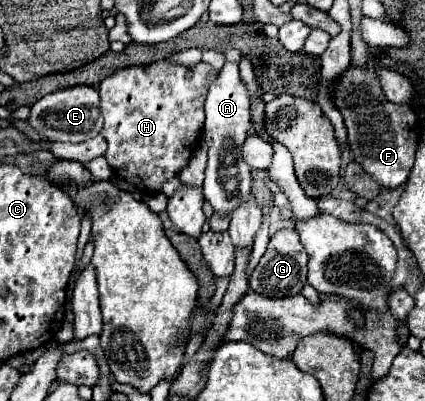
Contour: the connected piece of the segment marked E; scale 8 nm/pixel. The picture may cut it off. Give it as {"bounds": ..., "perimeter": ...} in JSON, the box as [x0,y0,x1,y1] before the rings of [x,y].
{"bounds":[27,85,103,143],"perimeter":[[[75,85],[75,87],[67,87],[67,89],[59,89],[55,93],[49,93],[31,105],[31,113],[29,113],[27,123],[37,133],[41,133],[41,137],[45,137],[49,141],[81,143],[83,139],[91,139],[103,127],[99,93],[91,85]]]}

